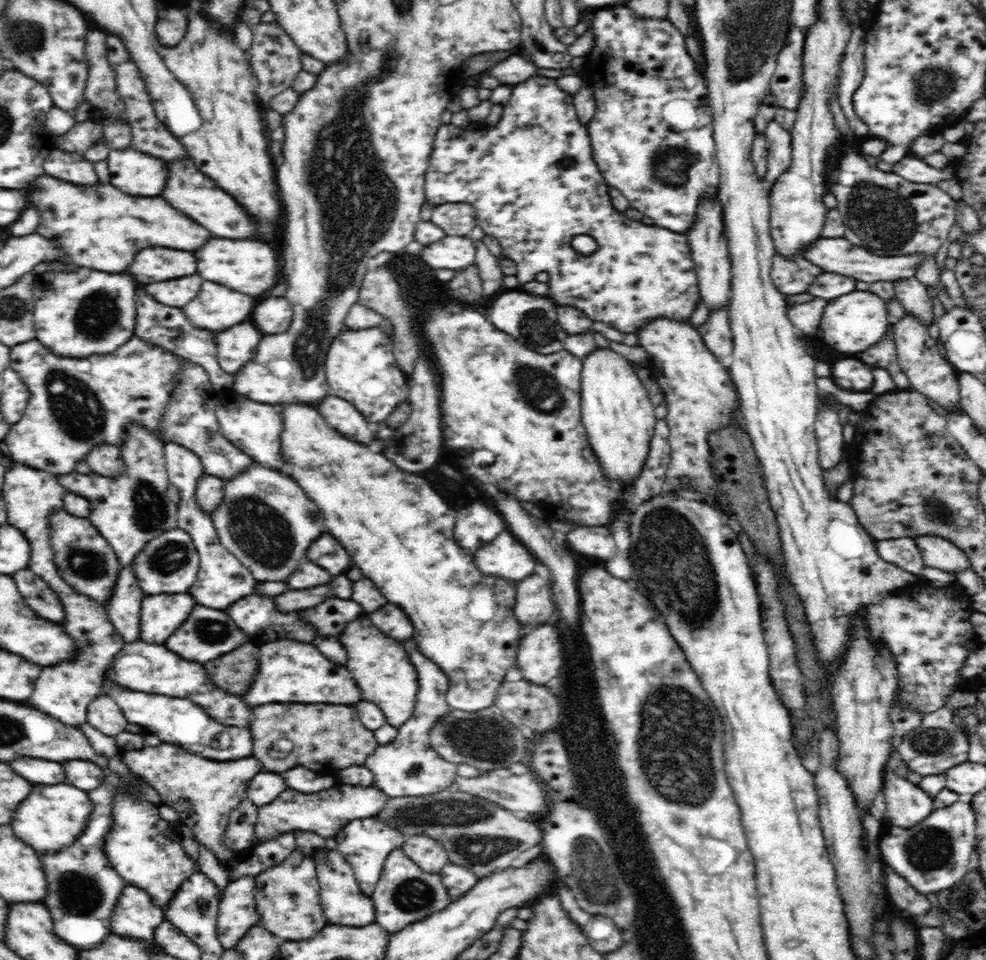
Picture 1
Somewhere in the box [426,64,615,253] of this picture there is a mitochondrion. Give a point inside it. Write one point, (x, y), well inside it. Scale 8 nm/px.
(567, 161)

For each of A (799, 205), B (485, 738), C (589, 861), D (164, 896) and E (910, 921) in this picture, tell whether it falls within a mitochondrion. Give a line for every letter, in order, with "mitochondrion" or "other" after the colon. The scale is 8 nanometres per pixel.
A: other
B: mitochondrion
C: mitochondrion
D: other
E: other

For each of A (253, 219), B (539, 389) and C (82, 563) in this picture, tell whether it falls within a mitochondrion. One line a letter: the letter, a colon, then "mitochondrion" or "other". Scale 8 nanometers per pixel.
A: other
B: mitochondrion
C: mitochondrion

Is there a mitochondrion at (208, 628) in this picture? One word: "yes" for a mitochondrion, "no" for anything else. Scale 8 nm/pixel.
yes

